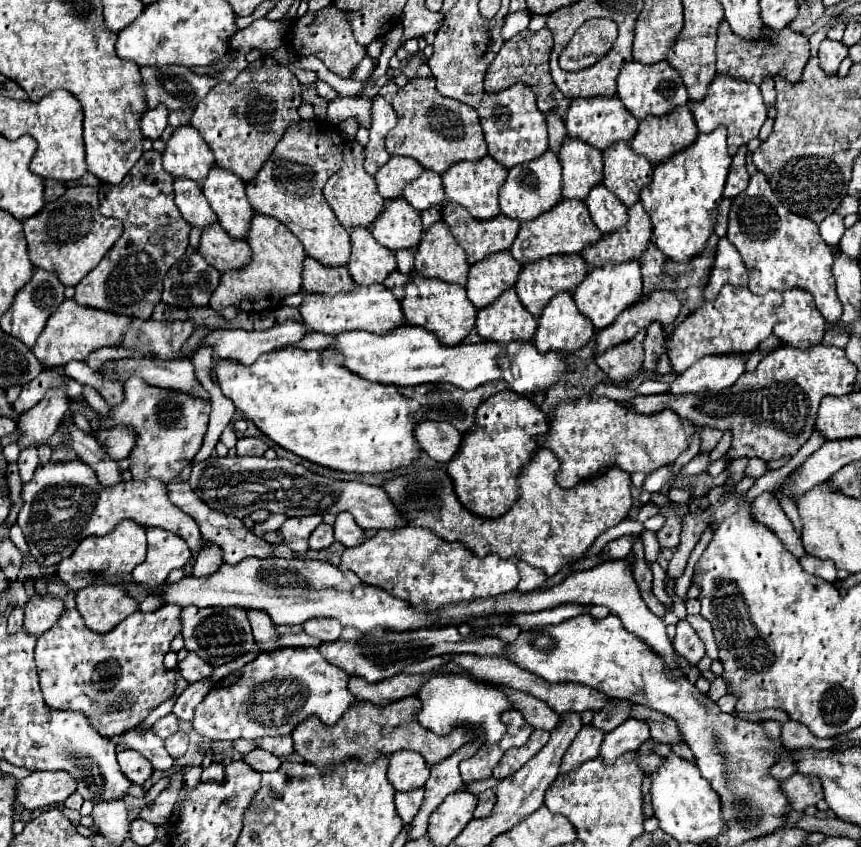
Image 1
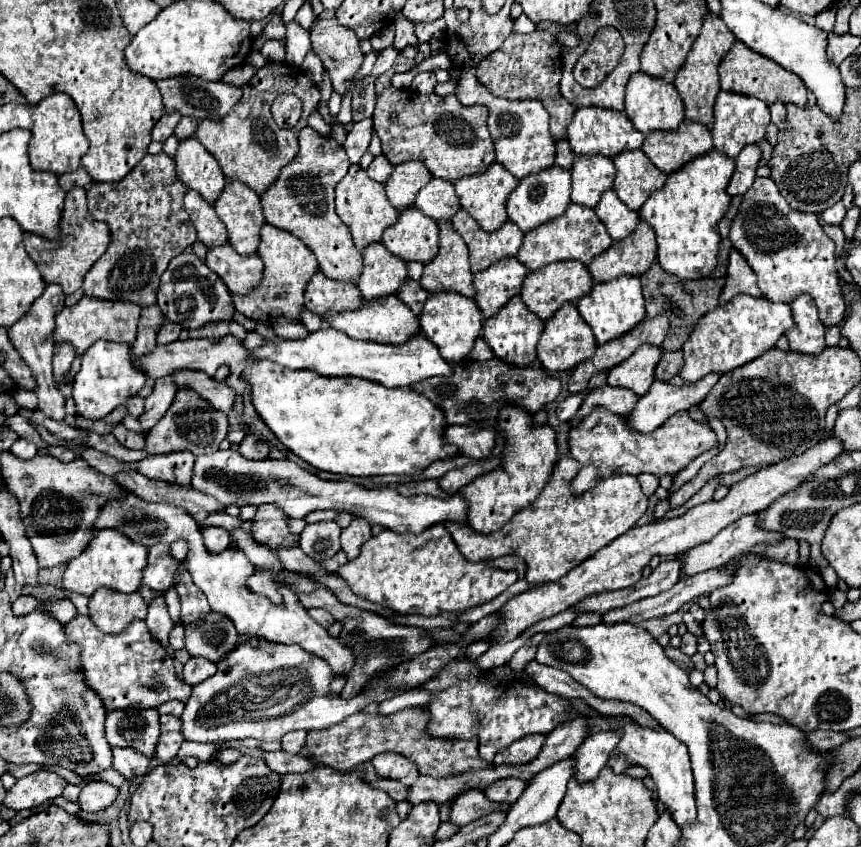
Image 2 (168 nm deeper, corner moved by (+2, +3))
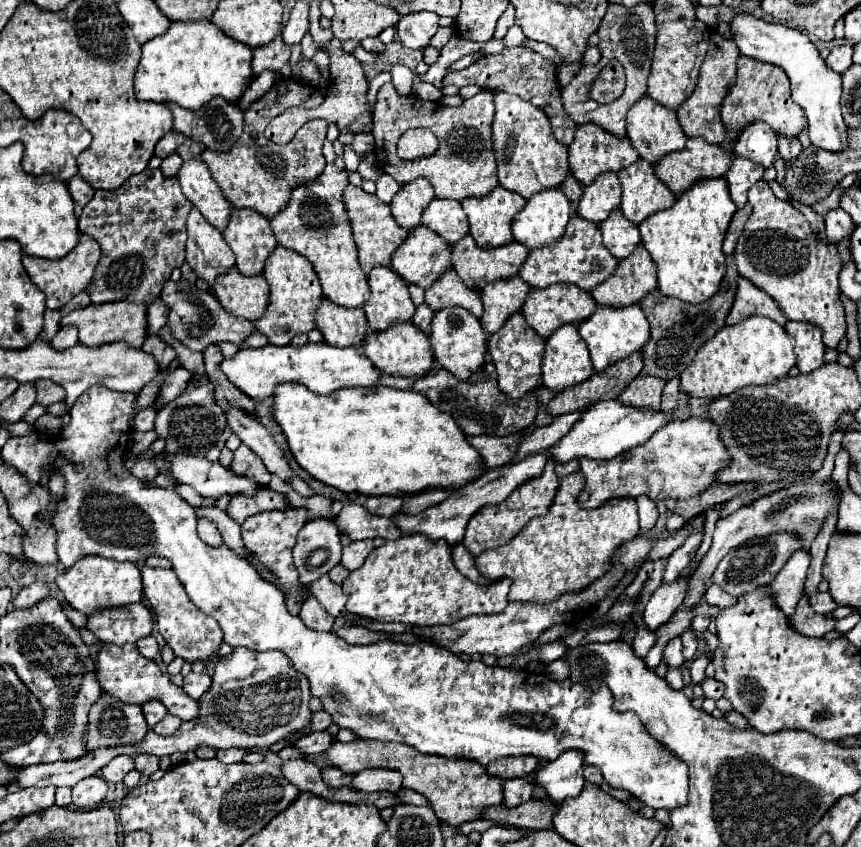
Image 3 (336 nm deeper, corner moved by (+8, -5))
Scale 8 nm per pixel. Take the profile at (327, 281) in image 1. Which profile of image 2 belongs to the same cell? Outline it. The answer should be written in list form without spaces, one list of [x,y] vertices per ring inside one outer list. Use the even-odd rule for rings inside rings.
[[[316,273],[306,289],[306,309],[316,315],[326,311],[354,311],[362,305],[362,295],[354,283],[334,281],[322,273]]]

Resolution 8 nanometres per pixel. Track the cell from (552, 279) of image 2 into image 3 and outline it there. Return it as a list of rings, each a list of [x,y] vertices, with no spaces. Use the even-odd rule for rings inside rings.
[[[554,283],[542,289],[530,289],[524,307],[522,307],[522,315],[526,319],[526,323],[540,335],[540,337],[548,337],[552,331],[556,331],[556,327],[564,325],[564,323],[572,323],[578,325],[582,319],[588,319],[588,315],[592,315],[592,311],[596,309],[596,301],[592,299],[592,295],[572,283]]]

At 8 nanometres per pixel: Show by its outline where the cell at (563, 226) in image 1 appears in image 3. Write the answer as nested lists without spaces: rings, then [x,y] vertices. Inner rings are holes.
[[[574,215],[568,221],[562,239],[558,239],[556,243],[532,249],[528,253],[526,261],[520,265],[518,275],[530,287],[548,287],[552,283],[574,283],[582,287],[584,291],[590,291],[592,287],[596,287],[596,283],[602,283],[604,279],[608,279],[608,275],[612,275],[612,271],[616,269],[616,263],[618,263],[616,257],[602,245],[598,225]]]

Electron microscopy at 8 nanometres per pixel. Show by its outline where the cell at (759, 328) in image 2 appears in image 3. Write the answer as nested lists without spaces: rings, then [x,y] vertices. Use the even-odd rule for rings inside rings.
[[[750,315],[736,325],[722,327],[712,339],[708,339],[692,359],[692,363],[680,375],[680,389],[692,397],[714,399],[730,395],[744,385],[764,385],[778,377],[784,377],[796,363],[794,339],[782,325],[768,317]]]

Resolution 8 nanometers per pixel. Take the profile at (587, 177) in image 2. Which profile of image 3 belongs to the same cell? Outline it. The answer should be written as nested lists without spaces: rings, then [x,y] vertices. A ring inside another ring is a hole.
[[[604,173],[594,179],[594,183],[582,187],[582,197],[578,201],[576,213],[588,221],[602,223],[610,211],[618,209],[622,197],[620,181],[614,173]]]

